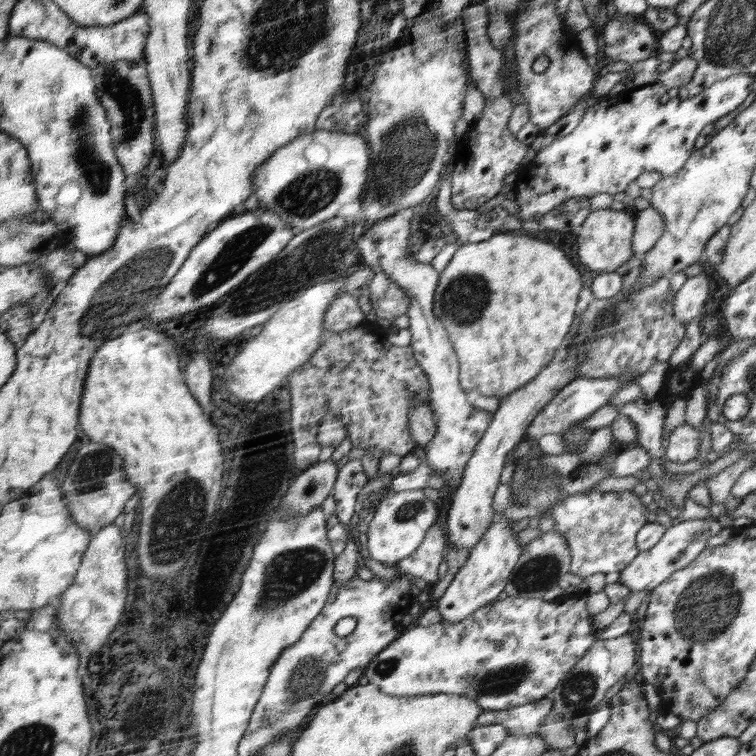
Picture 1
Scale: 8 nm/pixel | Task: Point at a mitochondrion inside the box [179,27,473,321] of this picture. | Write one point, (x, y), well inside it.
(406, 151)

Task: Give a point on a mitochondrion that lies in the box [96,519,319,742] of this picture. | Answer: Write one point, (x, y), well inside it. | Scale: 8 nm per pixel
(151, 713)

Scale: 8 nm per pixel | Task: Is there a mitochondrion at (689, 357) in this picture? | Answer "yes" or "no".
no

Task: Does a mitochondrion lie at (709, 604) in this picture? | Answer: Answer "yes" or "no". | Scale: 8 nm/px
yes

